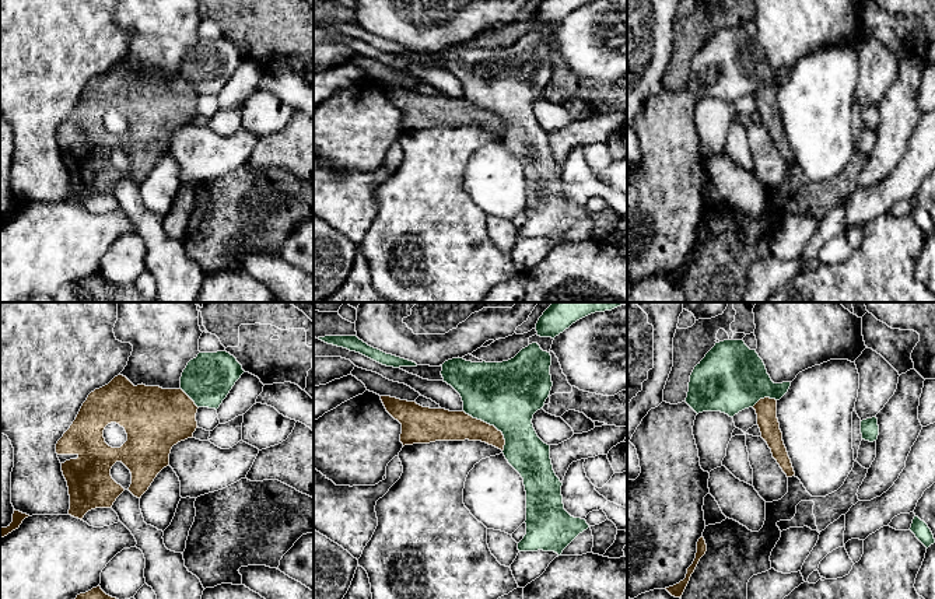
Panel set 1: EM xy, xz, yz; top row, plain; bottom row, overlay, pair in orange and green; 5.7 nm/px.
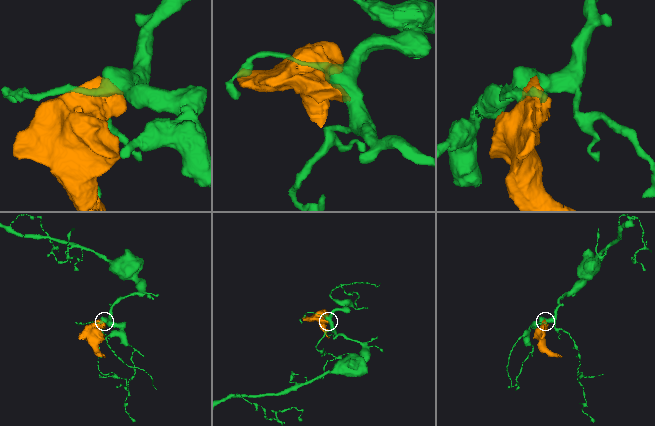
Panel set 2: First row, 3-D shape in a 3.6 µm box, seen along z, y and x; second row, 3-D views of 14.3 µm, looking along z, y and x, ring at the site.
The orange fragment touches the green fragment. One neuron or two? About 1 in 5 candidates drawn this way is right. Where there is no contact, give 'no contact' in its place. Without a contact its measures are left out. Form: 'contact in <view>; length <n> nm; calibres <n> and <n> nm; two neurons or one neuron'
contact in xz; length 340 nm; calibres 180 and 380 nm; two neurons

